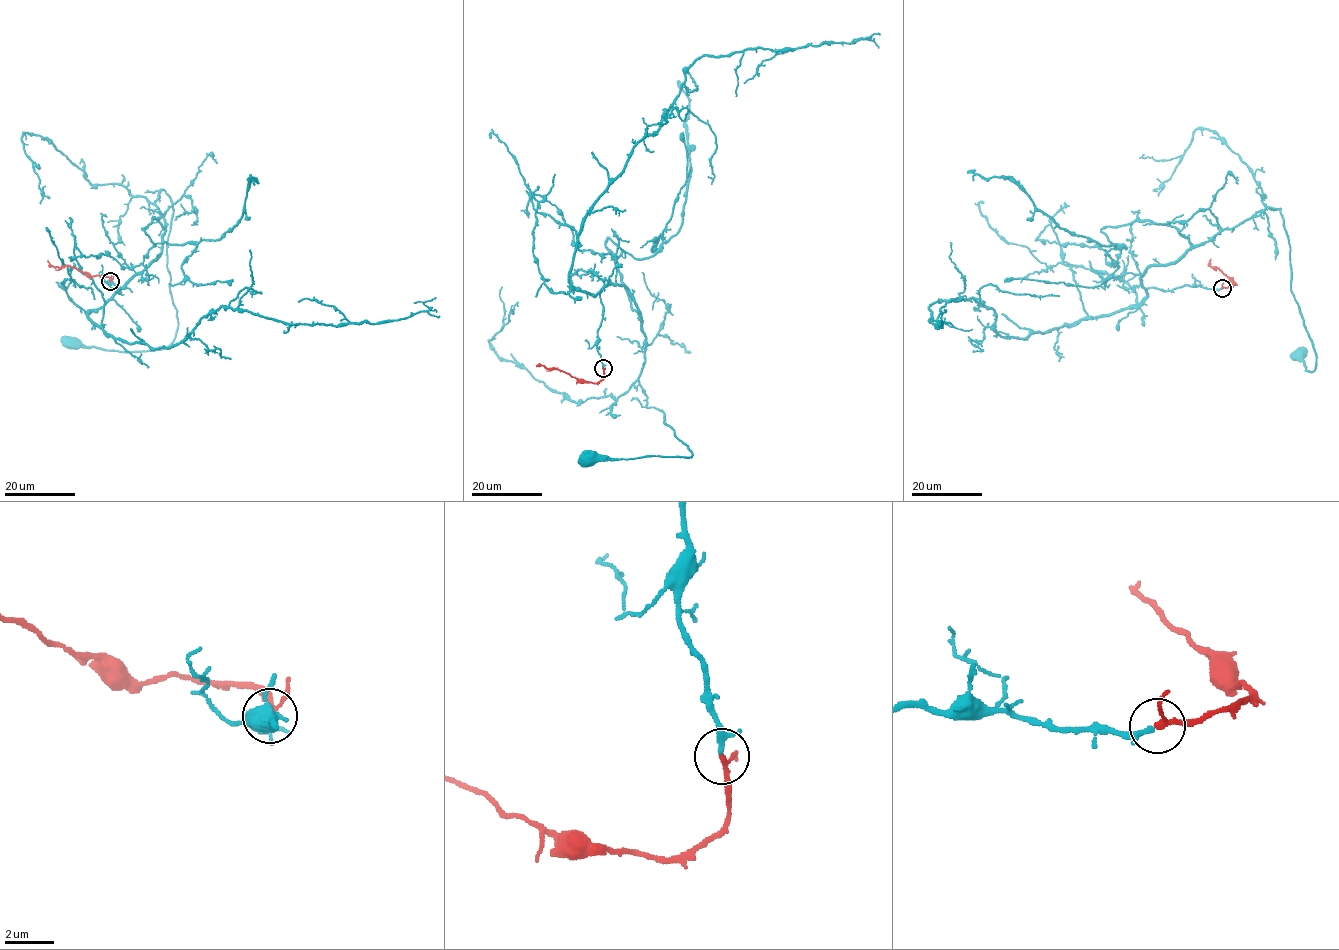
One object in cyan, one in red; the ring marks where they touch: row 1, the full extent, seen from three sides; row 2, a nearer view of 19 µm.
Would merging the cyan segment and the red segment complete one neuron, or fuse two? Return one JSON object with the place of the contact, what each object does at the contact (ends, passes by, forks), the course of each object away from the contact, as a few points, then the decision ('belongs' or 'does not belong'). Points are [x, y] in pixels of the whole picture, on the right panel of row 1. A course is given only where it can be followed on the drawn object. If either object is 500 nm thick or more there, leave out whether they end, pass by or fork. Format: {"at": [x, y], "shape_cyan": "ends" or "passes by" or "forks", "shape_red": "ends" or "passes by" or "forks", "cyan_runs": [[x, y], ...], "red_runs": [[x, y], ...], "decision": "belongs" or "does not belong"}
{"at": [1222, 288], "shape_cyan": "passes by", "shape_red": "passes by", "cyan_runs": [[1221, 288], [1162, 291], [1141, 279], [1151, 265], [1280, 208], [1314, 371], [1301, 354]], "red_runs": [[1221, 288], [1235, 282], [1210, 265], [1210, 258]], "decision": "belongs"}

